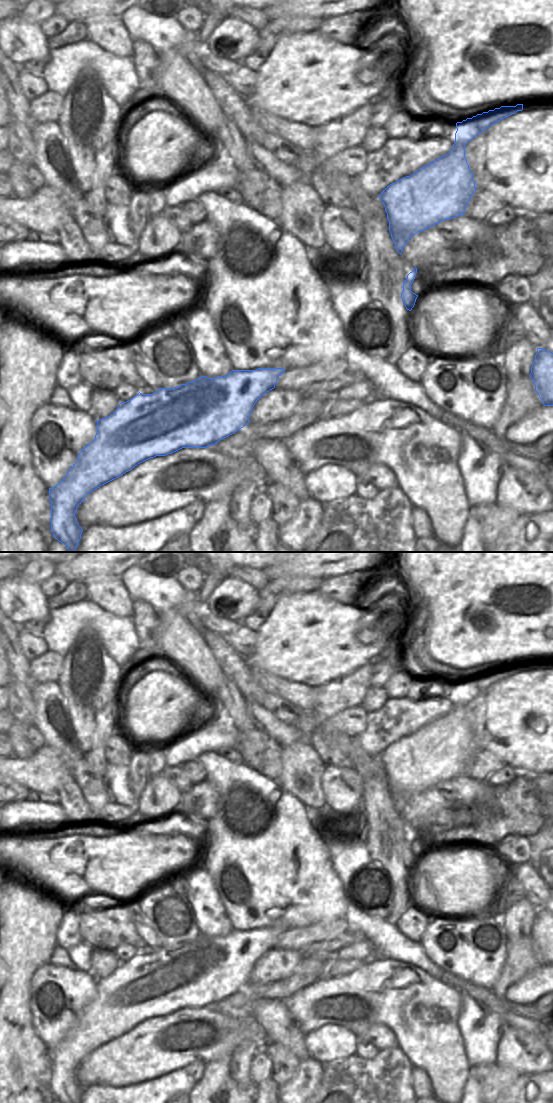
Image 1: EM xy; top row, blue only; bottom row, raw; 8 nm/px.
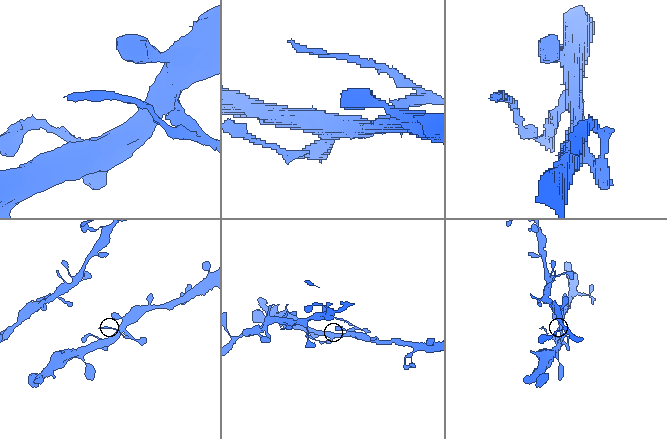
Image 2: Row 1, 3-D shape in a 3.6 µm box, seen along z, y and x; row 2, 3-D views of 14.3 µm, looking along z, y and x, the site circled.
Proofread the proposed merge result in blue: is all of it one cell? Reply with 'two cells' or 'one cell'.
one cell

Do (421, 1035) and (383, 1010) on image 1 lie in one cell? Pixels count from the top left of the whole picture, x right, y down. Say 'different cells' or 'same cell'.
same cell

